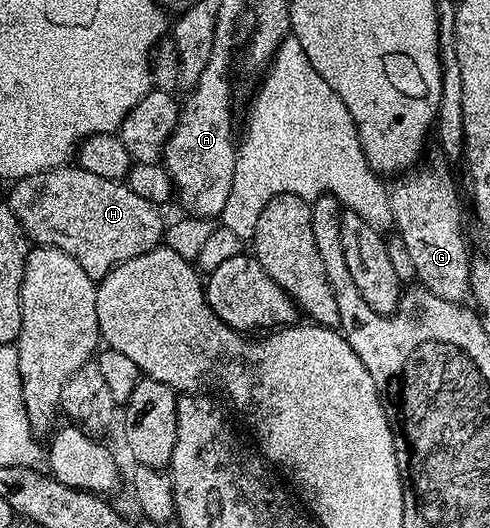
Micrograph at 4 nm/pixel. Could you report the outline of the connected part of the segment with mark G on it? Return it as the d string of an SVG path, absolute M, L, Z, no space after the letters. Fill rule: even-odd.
M437 155L421 160L390 189L392 220L406 251L414 263L416 281L438 299L467 302L472 287L472 262L468 257L468 241L464 238L464 217L460 214L460 197L452 178L447 157Z

